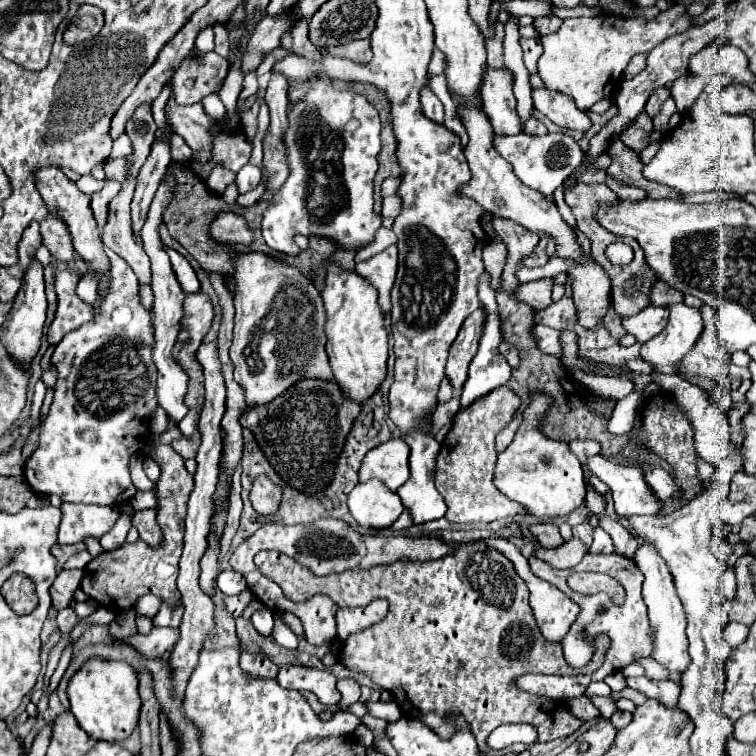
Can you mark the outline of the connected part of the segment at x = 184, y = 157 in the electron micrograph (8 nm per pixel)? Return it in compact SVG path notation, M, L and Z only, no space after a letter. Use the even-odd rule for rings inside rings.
M172 135L170 143L172 143L172 159L176 163L188 163L192 159L192 151L190 147L184 145L184 139L180 135Z

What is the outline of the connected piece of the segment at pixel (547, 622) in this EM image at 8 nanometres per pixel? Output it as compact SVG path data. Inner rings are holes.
M486 539L486 543L490 543L492 547L496 547L498 551L502 551L502 553L514 563L518 575L526 581L526 585L528 585L528 589L530 589L530 607L532 607L532 611L534 611L534 617L536 617L536 623L538 623L538 629L540 629L542 637L544 637L546 641L552 641L552 643L562 641L562 637L566 635L566 631L570 629L570 625L574 623L574 619L576 619L576 615L578 615L578 605L576 605L574 601L570 601L570 599L568 599L560 589L556 589L554 585L546 583L544 579L538 579L538 577L530 571L528 559L526 559L510 541L506 541L506 539Z

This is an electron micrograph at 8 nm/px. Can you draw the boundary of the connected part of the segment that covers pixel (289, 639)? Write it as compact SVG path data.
M274 611L276 625L274 625L272 637L274 637L274 641L276 641L278 645L282 645L282 647L286 647L286 649L296 649L296 647L298 647L298 637L296 637L296 635L290 631L290 627L280 619L280 615L282 615L282 613Z

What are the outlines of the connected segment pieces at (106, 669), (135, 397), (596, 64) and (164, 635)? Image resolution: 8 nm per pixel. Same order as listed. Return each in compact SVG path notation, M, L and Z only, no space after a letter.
M90 657L68 681L70 711L78 725L92 737L104 741L122 741L138 725L140 697L136 669L124 661L106 661L102 657Z
M106 249L106 255L112 261L112 285L106 299L96 301L96 279L92 275L84 275L76 287L76 293L82 301L92 305L94 317L90 323L68 331L58 347L54 349L52 361L58 367L58 381L54 403L40 431L40 443L34 455L24 465L24 477L28 485L40 493L56 493L62 501L68 503L96 503L96 505L114 505L120 503L122 497L130 499L134 495L134 485L130 481L128 459L142 449L140 425L144 417L150 417L156 409L156 367L150 359L150 351L154 345L154 329L152 315L138 303L138 279L130 265Z
M686 3L672 5L652 21L624 19L616 15L564 19L556 33L542 37L544 53L538 59L538 75L548 89L570 95L580 111L588 111L596 101L616 93L620 77L634 55L650 53L658 43L672 35L684 33L690 25L692 17L688 15Z
M154 627L150 635L134 635L130 639L126 639L126 643L134 645L140 653L148 655L148 657L160 657L164 651L170 651L174 647L174 643L178 641L180 629L172 629L172 627Z

